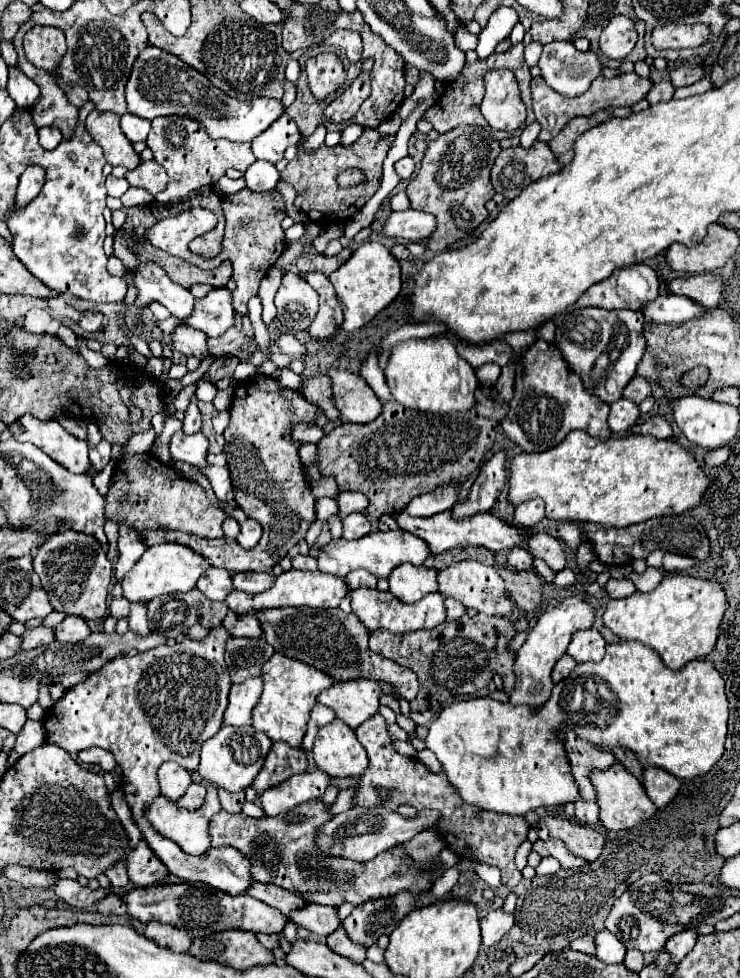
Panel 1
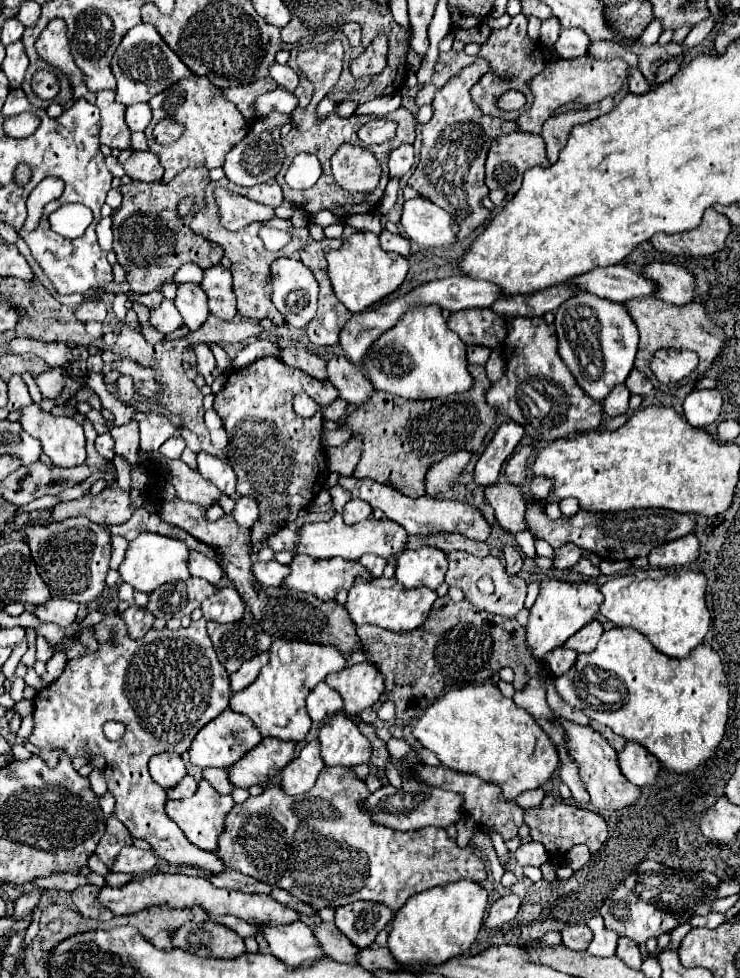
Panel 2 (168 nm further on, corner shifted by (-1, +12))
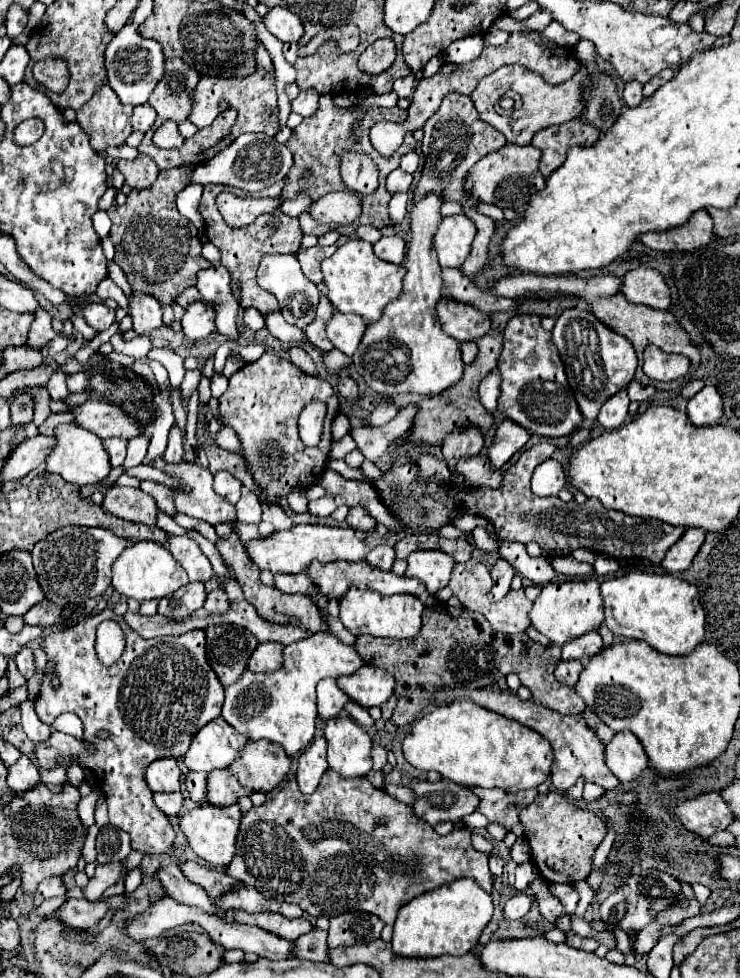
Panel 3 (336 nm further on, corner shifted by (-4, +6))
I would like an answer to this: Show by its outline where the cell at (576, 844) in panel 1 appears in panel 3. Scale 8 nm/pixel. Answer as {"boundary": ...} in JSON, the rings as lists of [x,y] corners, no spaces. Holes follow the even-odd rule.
{"boundary":[[[560,792],[538,794],[538,798],[526,806],[520,814],[526,840],[532,850],[532,860],[546,882],[574,884],[588,878],[592,872],[592,854],[606,836],[606,824],[588,810],[574,808],[570,800]]]}

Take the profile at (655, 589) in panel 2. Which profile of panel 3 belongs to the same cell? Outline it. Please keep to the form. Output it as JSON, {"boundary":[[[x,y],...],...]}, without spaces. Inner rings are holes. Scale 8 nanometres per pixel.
{"boundary":[[[630,572],[600,584],[606,626],[622,640],[638,638],[668,656],[688,656],[704,640],[706,616],[698,600],[698,588],[672,574]]]}

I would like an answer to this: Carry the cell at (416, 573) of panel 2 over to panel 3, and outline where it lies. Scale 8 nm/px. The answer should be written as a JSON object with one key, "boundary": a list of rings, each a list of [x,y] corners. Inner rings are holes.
{"boundary":[[[418,550],[408,556],[408,570],[404,576],[418,578],[430,594],[448,586],[454,558],[438,550]]]}

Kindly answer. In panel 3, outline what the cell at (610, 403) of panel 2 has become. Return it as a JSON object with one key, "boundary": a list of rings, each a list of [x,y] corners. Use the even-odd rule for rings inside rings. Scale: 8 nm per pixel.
{"boundary":[[[620,390],[618,394],[614,394],[614,398],[610,398],[598,414],[600,426],[606,430],[614,430],[614,428],[622,426],[628,416],[628,406],[630,406],[630,400],[628,400],[626,390]]]}

